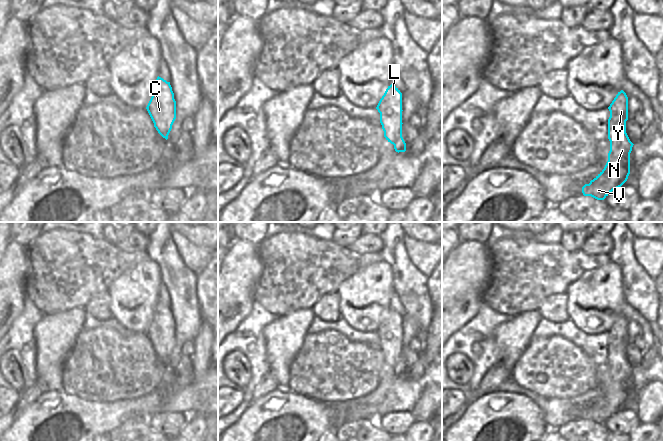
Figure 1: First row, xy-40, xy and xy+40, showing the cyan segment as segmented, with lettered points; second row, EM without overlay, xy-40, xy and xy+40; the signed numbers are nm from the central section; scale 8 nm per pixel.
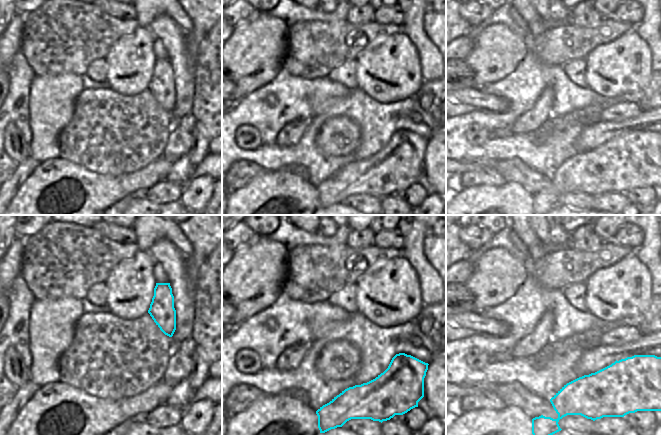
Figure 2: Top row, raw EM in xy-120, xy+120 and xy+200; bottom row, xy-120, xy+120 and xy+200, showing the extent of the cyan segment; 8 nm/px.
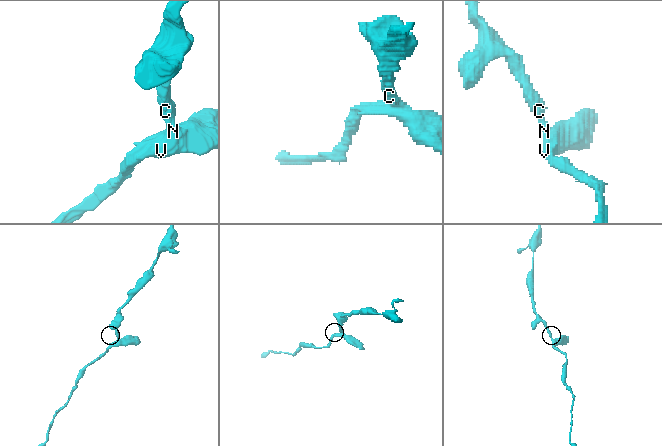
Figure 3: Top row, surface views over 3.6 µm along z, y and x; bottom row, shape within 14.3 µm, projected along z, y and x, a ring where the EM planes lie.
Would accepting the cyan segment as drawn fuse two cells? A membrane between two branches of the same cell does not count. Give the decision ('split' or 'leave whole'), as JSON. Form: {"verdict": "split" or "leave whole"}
{"verdict": "leave whole"}

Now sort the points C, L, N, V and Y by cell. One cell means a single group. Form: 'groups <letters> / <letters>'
groups C L N V Y

